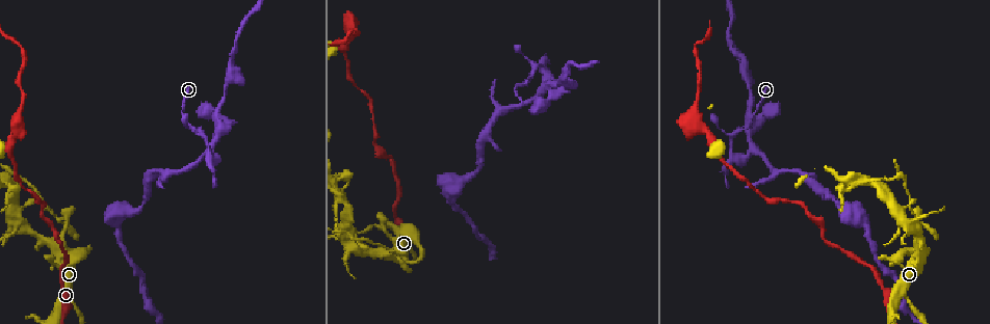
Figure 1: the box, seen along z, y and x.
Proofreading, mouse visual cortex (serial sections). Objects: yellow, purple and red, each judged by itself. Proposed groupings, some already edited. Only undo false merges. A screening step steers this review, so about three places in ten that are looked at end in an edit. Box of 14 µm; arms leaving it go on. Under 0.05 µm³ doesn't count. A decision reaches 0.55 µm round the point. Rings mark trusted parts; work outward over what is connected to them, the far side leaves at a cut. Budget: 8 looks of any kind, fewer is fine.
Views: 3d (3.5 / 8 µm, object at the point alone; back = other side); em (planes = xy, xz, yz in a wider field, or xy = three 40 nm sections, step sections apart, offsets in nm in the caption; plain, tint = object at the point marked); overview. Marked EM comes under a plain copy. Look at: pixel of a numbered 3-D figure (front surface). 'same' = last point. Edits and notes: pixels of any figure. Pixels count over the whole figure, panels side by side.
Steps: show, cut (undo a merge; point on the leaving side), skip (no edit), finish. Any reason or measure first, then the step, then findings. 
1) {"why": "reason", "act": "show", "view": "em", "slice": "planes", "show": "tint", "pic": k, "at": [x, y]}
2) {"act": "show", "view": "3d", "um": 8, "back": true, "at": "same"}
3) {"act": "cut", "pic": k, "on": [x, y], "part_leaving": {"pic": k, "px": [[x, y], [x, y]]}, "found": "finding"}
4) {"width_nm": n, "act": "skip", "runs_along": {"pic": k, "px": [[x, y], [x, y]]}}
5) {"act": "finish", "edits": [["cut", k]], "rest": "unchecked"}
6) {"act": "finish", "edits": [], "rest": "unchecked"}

{"why": "abrupt turn", "act": "show", "view": "3d", "um": 8, "pic": 1, "at": [388, 254]}

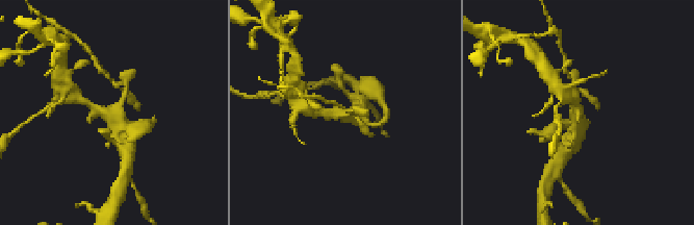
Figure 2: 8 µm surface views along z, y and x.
{"act": "show", "view": "3d", "um": 3.5, "back": true, "pic": 2, "at": [115, 118]}

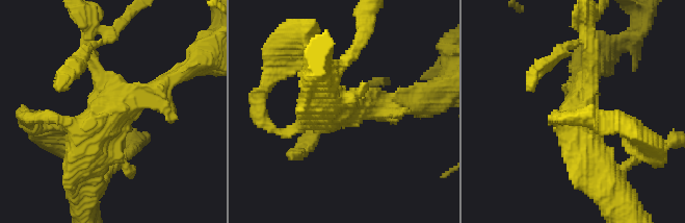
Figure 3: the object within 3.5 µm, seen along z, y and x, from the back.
{"act": "show", "view": "em", "slice": "xy", "step": 5, "show": "tint", "pic": 3, "at": [114, 108]}

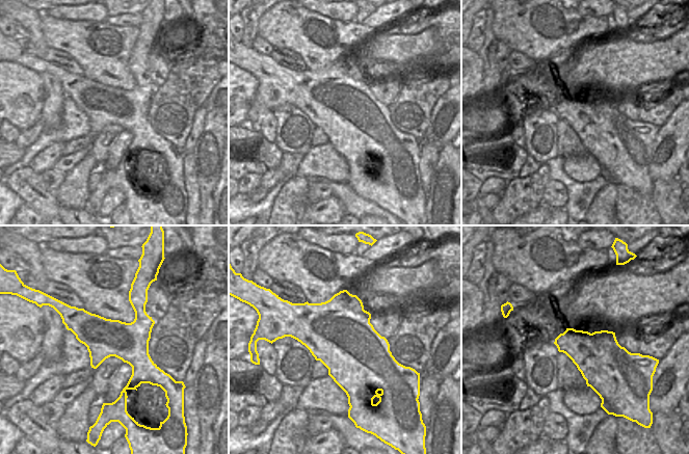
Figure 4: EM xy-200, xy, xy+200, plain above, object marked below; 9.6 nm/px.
{"act": "skip", "found": "continuous, no second cell"}

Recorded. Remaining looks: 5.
{"why": "small branch off a trunk", "act": "show", "view": "3d", "um": 3.5, "pic": 1, "at": [5, 232]}

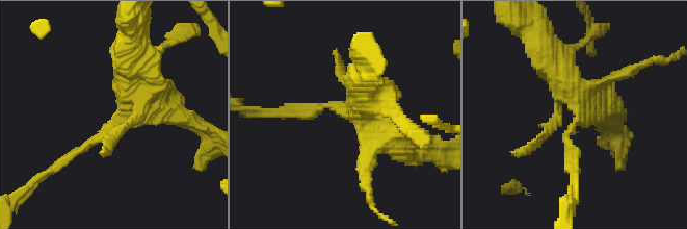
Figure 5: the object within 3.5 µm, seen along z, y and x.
{"act": "show", "view": "em", "slice": "planes", "show": "tint", "pic": 5, "at": [117, 120]}

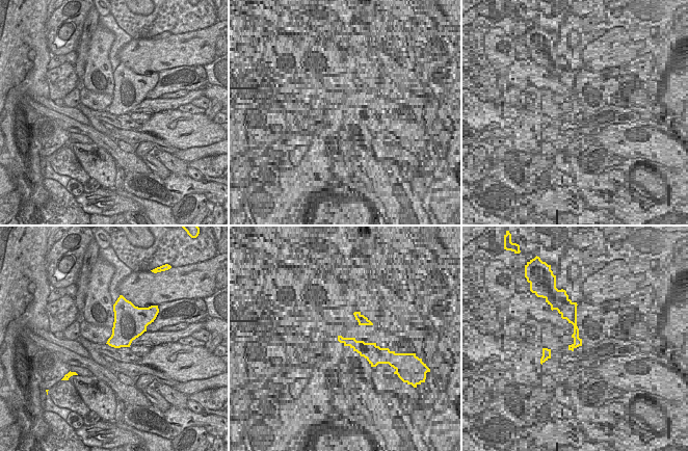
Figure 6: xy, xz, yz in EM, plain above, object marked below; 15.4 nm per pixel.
{"act": "skip", "runs_along": {"pic": 5, "px": [[169, 107], [137, 98], [80, 152]]}, "found": "one cell here"}

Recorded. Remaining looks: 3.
{"why": "abrupt turn", "act": "show", "view": "3d", "um": 3.5, "pic": 1, "at": [843, 185]}

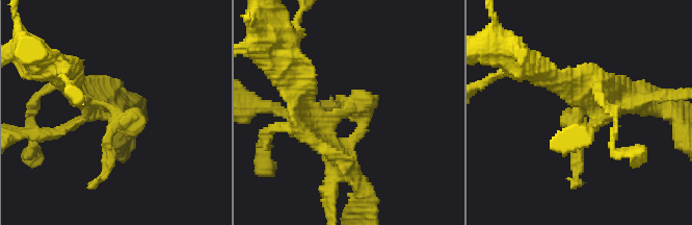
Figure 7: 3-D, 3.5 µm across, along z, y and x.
{"why": "need the tissue", "act": "show", "view": "em", "slice": "xy", "step": 5, "show": "tint", "pic": 7, "at": [350, 106]}

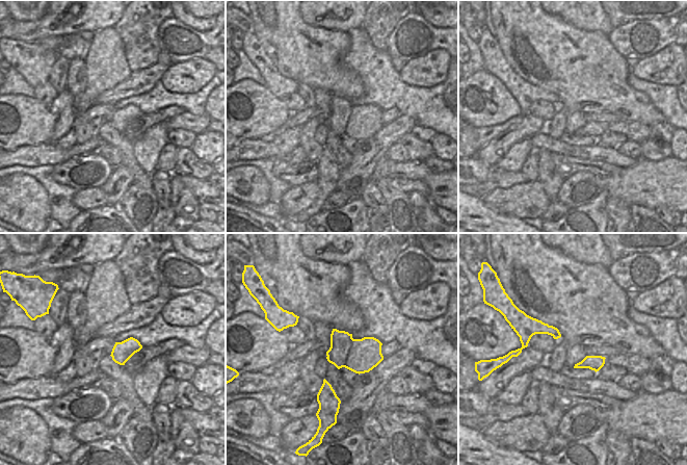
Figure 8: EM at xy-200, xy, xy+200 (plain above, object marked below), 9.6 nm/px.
{"act": "skip", "runs_along": {"pic": 7, "px": [[631, 102], [582, 105], [577, 176]]}, "found": "continuous, no second cell"}

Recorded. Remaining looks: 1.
{"act": "finish", "edits": [], "rest": "unchecked"}

